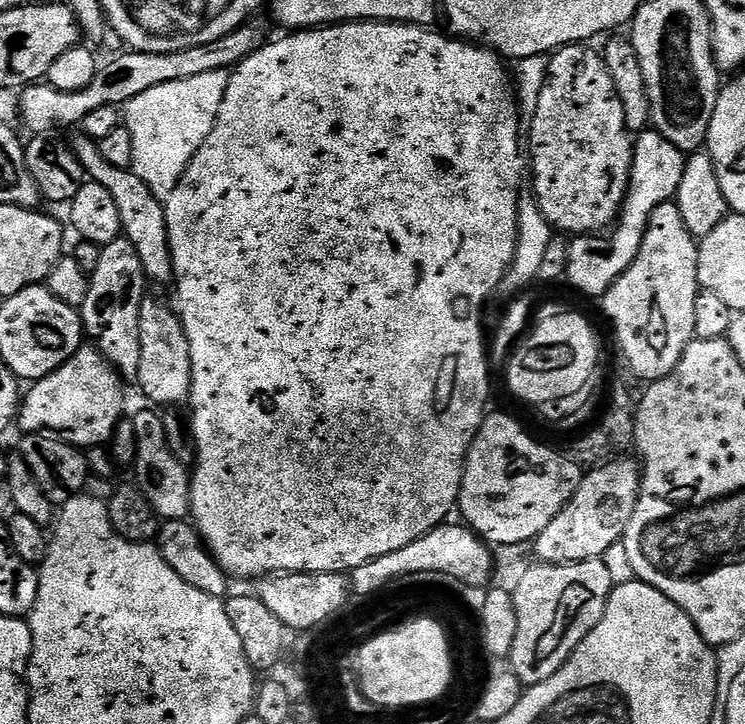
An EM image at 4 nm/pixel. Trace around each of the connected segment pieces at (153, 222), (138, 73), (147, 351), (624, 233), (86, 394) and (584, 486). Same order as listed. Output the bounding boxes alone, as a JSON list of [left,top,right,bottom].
[[70,130,174,285],[19,20,269,134],[134,294,192,406],[564,130,685,298],[18,346,124,450],[534,458,642,564]]

